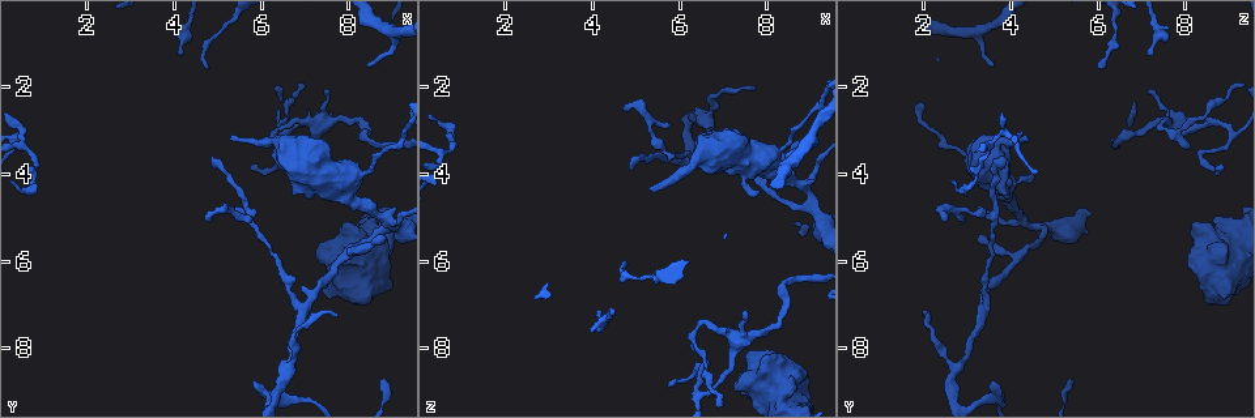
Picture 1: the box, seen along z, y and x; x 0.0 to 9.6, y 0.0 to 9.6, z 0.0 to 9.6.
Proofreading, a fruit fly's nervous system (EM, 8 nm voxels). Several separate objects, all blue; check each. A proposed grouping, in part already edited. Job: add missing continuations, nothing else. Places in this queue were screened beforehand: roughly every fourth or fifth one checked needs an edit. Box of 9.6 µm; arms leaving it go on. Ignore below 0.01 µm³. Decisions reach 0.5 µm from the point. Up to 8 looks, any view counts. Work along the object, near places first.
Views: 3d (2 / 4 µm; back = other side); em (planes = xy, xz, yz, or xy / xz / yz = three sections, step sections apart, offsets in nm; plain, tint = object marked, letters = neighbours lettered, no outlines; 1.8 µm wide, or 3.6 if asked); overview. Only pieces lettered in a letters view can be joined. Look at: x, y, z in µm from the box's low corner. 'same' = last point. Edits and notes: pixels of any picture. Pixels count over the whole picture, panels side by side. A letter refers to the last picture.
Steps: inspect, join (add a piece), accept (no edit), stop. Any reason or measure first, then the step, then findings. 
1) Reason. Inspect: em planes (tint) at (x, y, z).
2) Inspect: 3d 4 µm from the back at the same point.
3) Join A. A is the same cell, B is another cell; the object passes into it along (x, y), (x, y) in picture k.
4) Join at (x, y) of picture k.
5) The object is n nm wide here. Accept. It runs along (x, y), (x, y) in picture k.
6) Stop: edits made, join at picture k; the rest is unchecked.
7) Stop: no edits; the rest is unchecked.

Inspect: 3d 2 µm at (4.90, 3.60, 3.85).

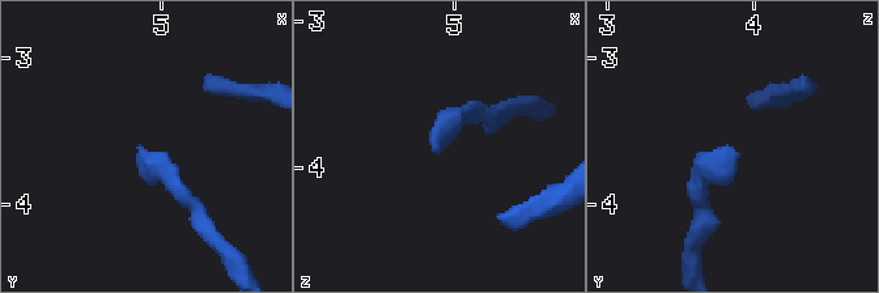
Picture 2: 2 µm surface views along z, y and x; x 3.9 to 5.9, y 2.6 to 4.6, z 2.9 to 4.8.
Shape alone is not enough. Inspect: em planes (letters) at (4.86, 3.64, 3.88).

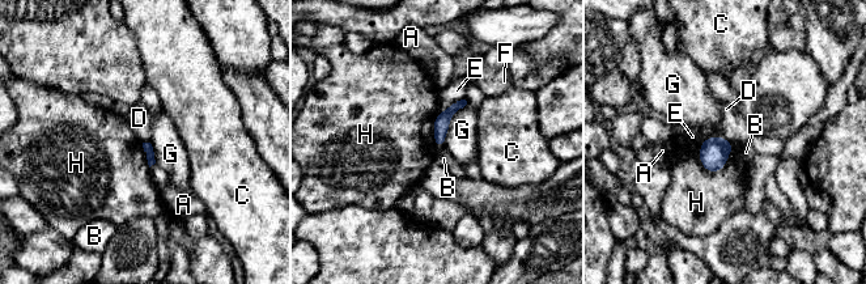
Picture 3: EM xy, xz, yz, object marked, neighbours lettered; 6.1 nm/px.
The longest contact is with G, 320 nm. Accept. A, B, C, D, E, F, G and H are other cells; a border runs along (721, 136), (734, 145) in picture 3; no lettered piece goes on from it.

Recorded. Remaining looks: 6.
Abrupt turn. Inspect: 3d 2 µm at (6.40, 3.85, 8.45).

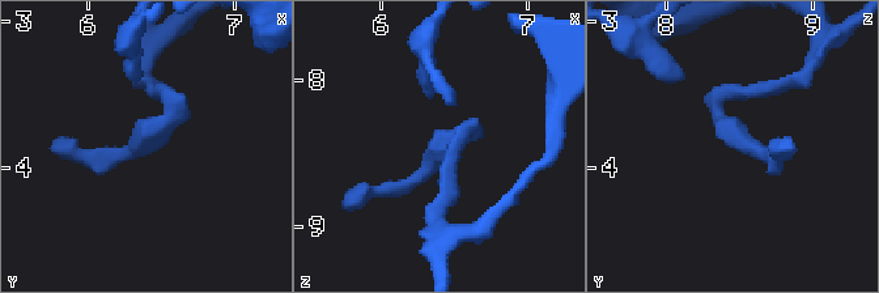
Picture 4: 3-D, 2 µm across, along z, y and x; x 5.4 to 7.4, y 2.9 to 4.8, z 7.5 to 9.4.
Inspect: em 3.6 µm planes (tint) at (6.42, 3.76, 8.48).

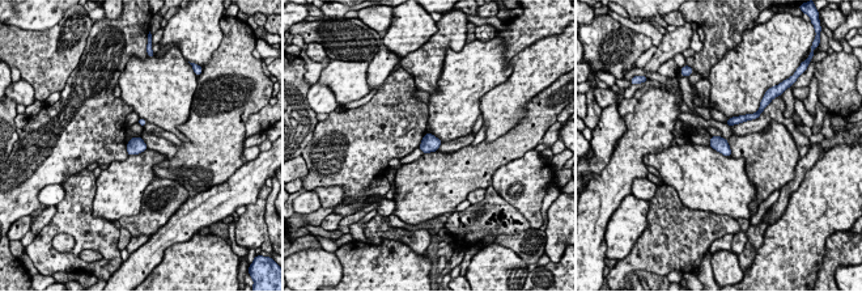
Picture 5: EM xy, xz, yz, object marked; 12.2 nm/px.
What lies round it. Inspect: em 3.6 µm planes (letters) at the same point.

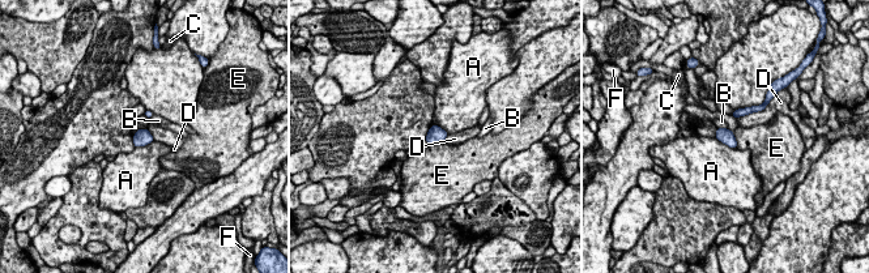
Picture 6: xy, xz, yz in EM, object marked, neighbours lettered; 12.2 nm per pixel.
Accept. A, B, C, D, E and F are other cells; a border runs along (732, 132), (737, 148) in picture 6; no lettered piece goes on from it.

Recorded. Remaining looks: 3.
Thin end. Inspect: 3d 2 µm at (7.80, 7.35, 2.00).

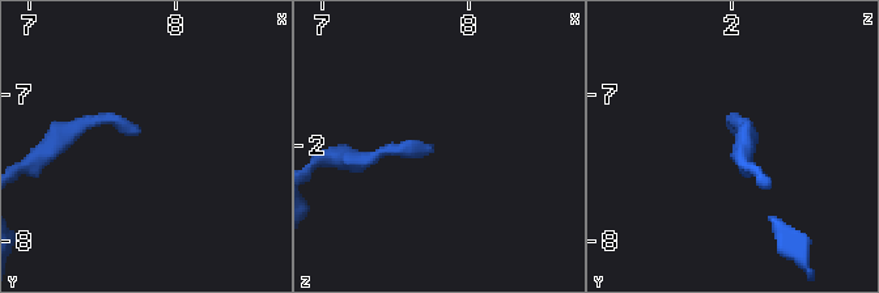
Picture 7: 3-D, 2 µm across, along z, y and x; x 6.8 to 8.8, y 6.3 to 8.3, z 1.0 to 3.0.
Inspect: em planes (letters) at (7.74, 7.28, 2.02).

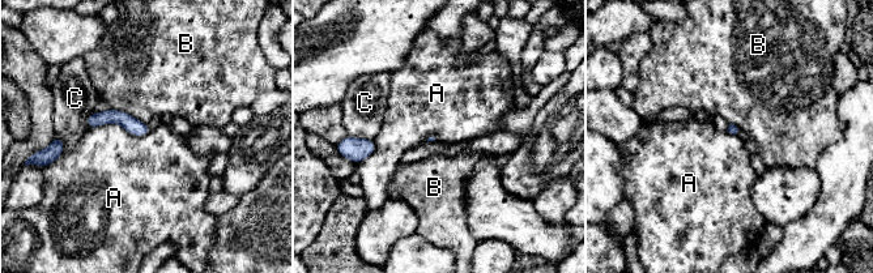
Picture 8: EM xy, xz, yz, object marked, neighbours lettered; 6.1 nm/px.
Accept. A, B and C are other cells; a border runs along (89, 127), (152, 129) in picture 8; no lettered piece goes on from it.

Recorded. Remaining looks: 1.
Stop: no edits; the rest is unchecked.

